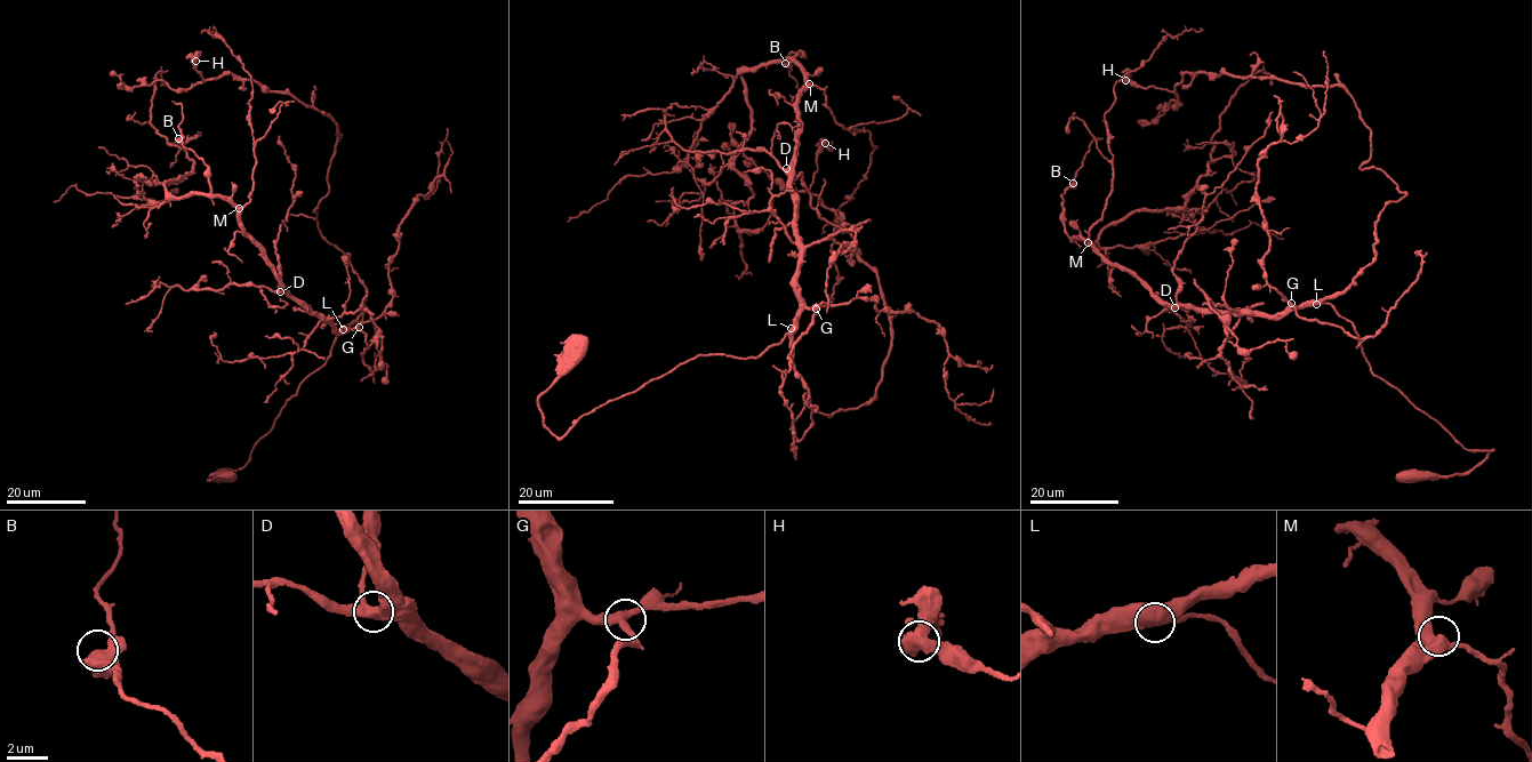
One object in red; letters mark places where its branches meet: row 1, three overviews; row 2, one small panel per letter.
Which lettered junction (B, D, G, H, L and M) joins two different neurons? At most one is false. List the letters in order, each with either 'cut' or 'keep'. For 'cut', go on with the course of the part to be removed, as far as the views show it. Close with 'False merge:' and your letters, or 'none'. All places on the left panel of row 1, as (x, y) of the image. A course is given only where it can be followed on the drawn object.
B: keep
D: keep
G: keep
H: keep
L: keep
M: keep
False merge: none

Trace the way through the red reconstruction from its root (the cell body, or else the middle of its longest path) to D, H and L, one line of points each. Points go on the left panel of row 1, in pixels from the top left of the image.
D: (225, 475), (208, 479), (221, 468), (245, 467), (288, 400), (329, 357), (338, 330), (345, 330), (280, 291)
H: (225, 475), (208, 479), (245, 467), (368, 291), (313, 211), (336, 125), (233, 73), (205, 81), (195, 61)
L: (225, 475), (208, 479), (221, 468), (245, 467), (343, 330)

